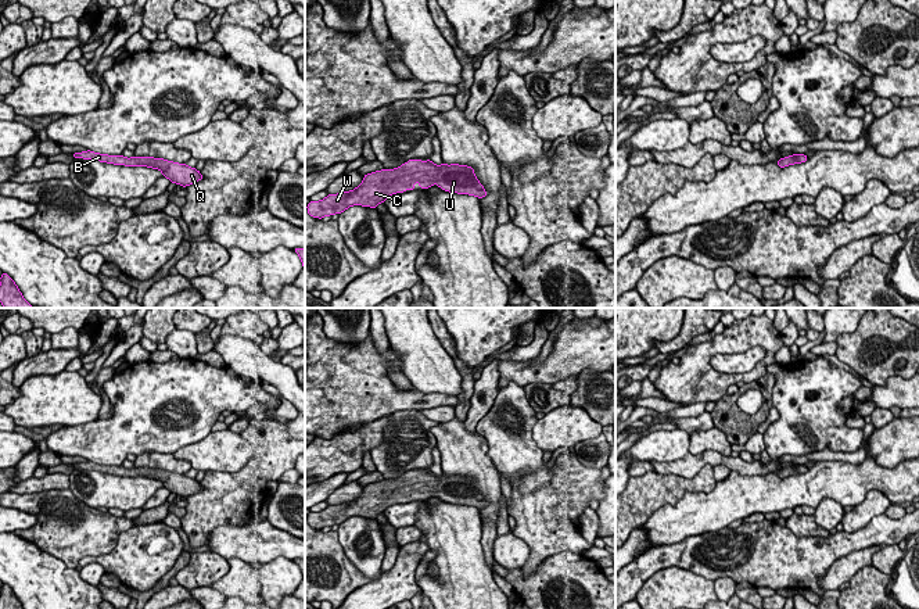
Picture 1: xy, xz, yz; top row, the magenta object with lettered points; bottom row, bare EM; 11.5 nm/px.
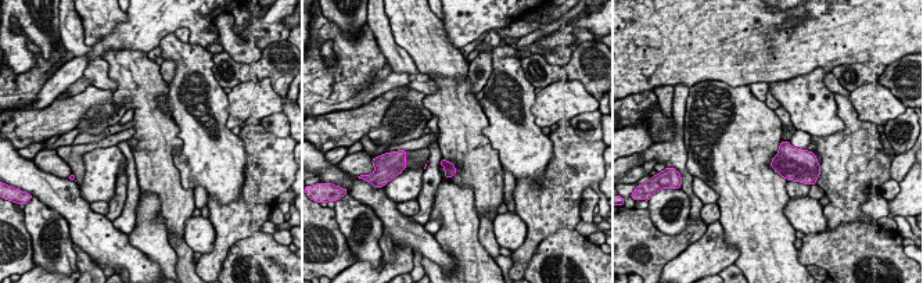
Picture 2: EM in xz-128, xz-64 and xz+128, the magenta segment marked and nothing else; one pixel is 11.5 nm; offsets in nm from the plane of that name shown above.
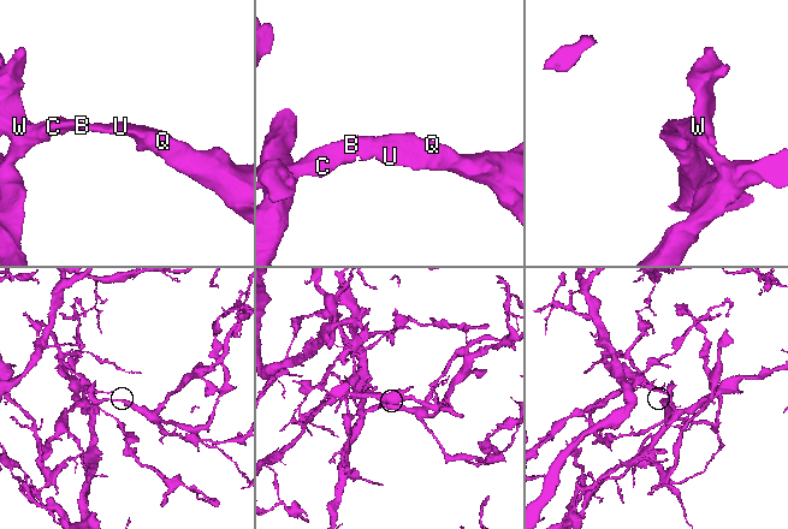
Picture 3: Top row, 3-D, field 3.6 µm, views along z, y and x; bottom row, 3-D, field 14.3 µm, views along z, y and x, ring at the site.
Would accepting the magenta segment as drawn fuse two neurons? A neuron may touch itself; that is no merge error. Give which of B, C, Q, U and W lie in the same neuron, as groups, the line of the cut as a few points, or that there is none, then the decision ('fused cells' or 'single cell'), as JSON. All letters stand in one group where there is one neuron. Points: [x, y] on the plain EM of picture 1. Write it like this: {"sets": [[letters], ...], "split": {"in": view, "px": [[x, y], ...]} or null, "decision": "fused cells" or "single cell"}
{"sets": [["B", "C", "Q", "U", "W"]], "split": null, "decision": "single cell"}

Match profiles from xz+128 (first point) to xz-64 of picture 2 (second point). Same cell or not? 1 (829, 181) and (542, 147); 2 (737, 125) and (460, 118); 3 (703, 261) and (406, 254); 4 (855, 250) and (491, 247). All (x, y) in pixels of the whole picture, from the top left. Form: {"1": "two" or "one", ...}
{"1": "two", "2": "two", "3": "one", "4": "two"}

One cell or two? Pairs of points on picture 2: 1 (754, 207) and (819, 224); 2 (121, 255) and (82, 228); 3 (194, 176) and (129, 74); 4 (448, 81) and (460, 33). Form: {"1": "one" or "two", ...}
{"1": "two", "2": "one", "3": "two", "4": "two"}

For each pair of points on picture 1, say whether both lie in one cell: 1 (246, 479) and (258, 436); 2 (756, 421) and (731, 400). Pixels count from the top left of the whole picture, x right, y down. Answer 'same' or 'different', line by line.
1: same
2: same

